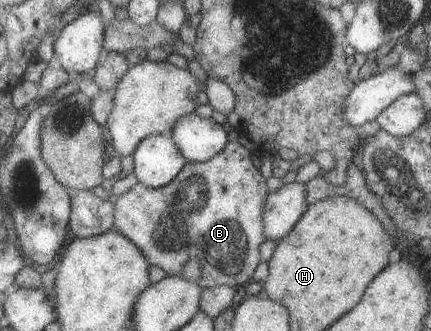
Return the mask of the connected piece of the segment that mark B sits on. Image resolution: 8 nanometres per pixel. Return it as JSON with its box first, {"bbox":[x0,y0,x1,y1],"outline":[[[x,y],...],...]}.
{"bbox":[115,141,271,289],"outline":[[[231,141],[209,161],[186,163],[183,171],[168,186],[152,188],[138,182],[128,192],[118,196],[115,202],[116,230],[140,247],[150,264],[166,271],[167,276],[180,277],[184,264],[196,258],[202,265],[198,284],[204,289],[218,286],[246,289],[262,263],[260,247],[267,240],[264,235],[264,211],[271,191],[262,171],[252,161],[254,155],[255,152],[246,149],[242,143]]]}

